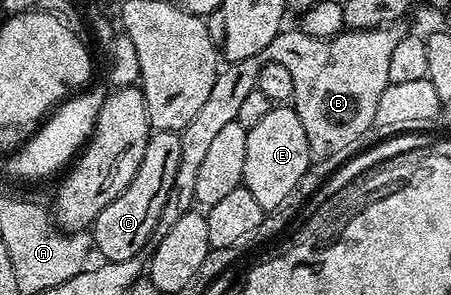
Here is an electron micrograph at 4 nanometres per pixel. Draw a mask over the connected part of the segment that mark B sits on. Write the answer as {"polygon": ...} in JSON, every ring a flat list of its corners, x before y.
{"polygon":[[394,23,386,25,380,29,354,29,352,31,342,31,334,37,312,37,302,33,300,28,286,28,278,33,259,55,251,55,251,59,243,59,226,64,218,72,215,79,215,87,211,87,211,95,203,103,203,108,195,114,195,119,187,123,187,127,181,130,181,142,179,143,179,167,175,167,175,179,171,182,171,191,167,191,167,203,163,203,163,211,159,211,159,221,153,231,153,241,163,239,171,227,175,227,178,219,183,219,185,213,190,212,195,205,195,175,199,163,203,163,203,158,209,150,214,136,224,127,231,123,239,115,239,106,243,103,243,98,251,95,251,91,257,88,257,72,264,65,278,65,287,67,291,71,291,83,293,84,293,95,291,107,300,115,301,120,307,123,309,134,307,143,309,144,309,156,314,162,322,163,328,157,337,157,340,153,348,154,353,144,364,135,368,129,374,128,373,120,375,111,379,107,379,98,383,96,383,91,389,85,387,71,391,67,391,51,395,51,399,39,403,39,407,29,404,24]]}

